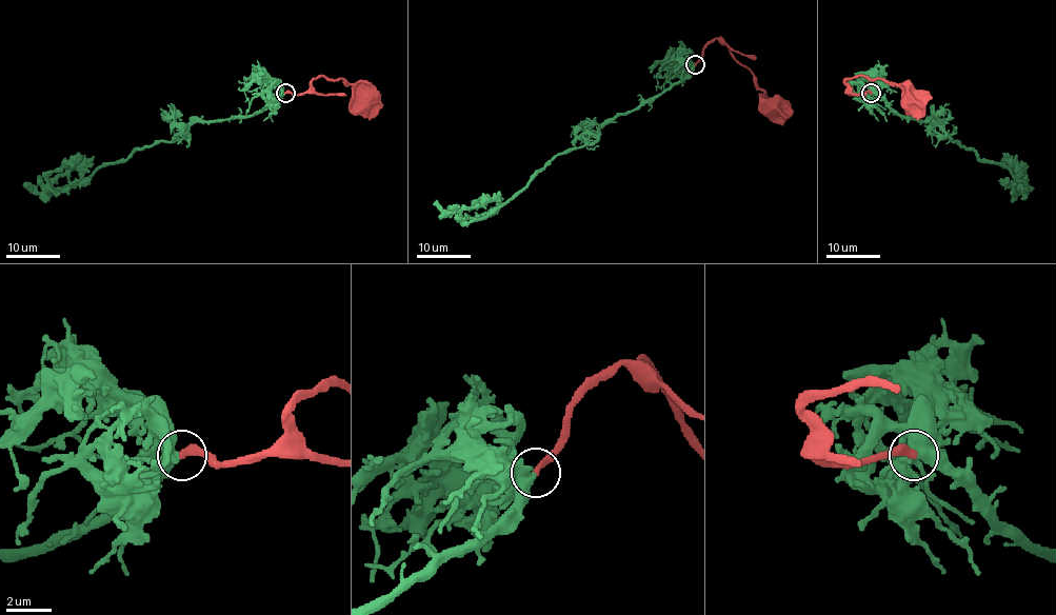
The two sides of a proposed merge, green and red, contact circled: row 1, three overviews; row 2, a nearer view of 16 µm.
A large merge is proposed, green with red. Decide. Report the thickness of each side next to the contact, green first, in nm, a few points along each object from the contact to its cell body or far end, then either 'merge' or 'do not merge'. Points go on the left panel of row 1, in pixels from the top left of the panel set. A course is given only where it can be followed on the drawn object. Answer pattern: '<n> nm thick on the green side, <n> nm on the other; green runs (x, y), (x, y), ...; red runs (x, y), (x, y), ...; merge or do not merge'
360 nm thick on the green side, 320 nm on the other; green runs (284, 93), (247, 116), (190, 121), (173, 141), (50, 182), (82, 155); red runs (284, 93), (301, 95), (318, 76), (326, 76), (349, 82), (358, 98); merge

